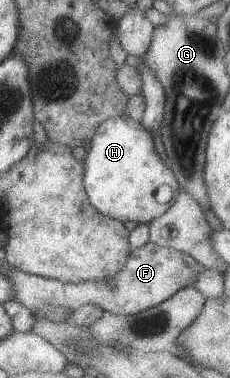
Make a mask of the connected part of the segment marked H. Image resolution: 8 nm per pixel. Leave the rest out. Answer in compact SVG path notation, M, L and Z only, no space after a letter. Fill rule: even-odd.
M125 115L106 119L97 126L86 152L83 189L89 205L101 215L121 222L148 224L175 203L178 181L159 158L149 131L140 122Z

